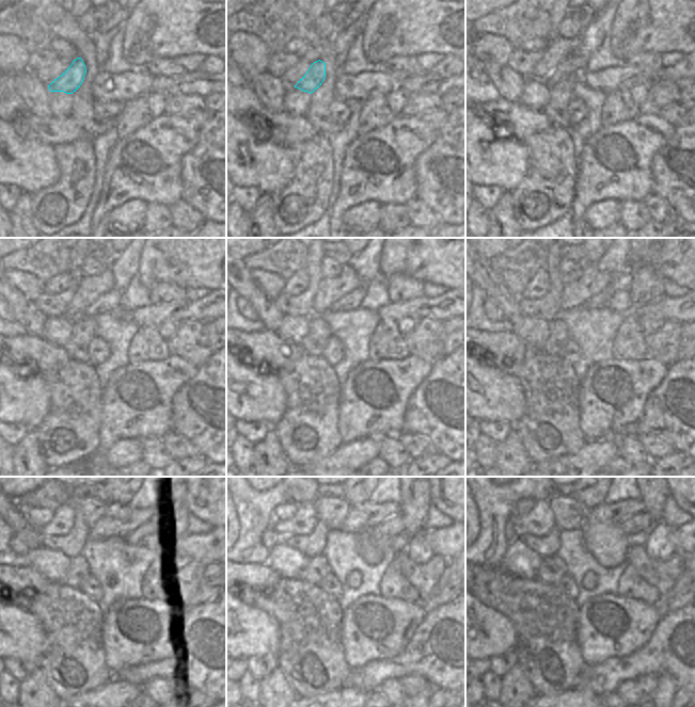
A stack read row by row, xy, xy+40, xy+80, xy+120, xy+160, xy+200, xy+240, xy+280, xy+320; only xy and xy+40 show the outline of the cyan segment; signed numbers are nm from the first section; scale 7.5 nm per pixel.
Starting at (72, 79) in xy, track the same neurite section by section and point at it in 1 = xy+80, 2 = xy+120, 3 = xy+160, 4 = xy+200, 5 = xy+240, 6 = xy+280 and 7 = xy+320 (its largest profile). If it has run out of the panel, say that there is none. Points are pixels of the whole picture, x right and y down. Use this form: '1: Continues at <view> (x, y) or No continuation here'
1: Continues at xy+80 (574, 65)
2: Continues at xy+120 (109, 302)
3: Continues at xy+160 (351, 301)
4: Continues at xy+200 (601, 299)
5: Continues at xy+240 (136, 536)
6: Continues at xy+280 (390, 528)
7: Continues at xy+320 (643, 521)

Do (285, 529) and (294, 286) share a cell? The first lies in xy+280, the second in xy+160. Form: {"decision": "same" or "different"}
{"decision": "same"}

